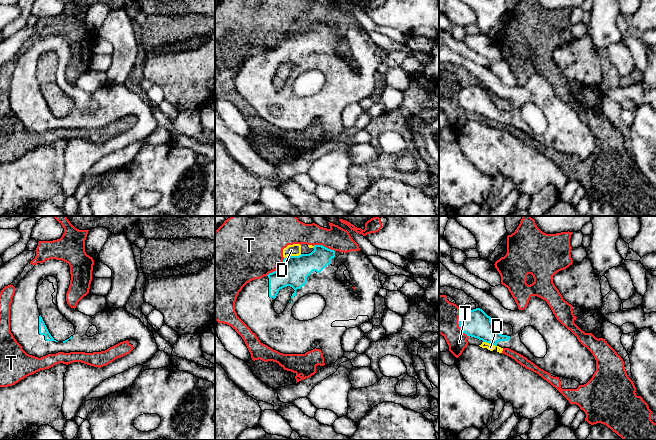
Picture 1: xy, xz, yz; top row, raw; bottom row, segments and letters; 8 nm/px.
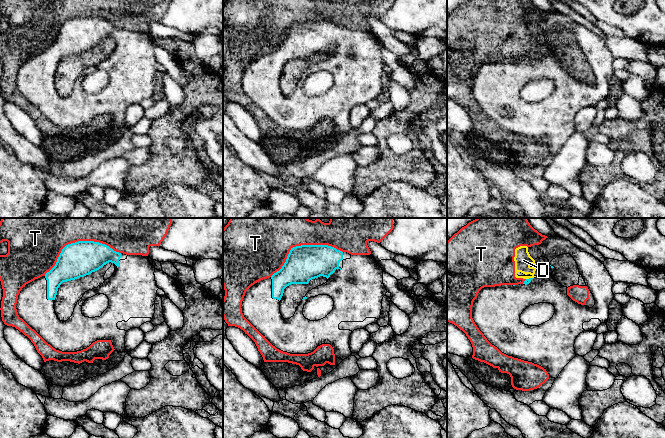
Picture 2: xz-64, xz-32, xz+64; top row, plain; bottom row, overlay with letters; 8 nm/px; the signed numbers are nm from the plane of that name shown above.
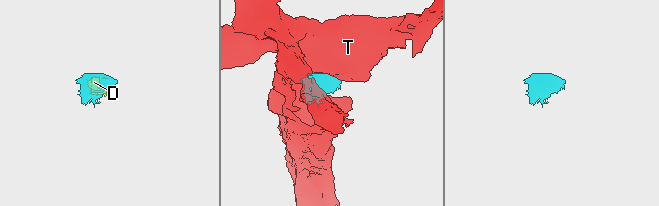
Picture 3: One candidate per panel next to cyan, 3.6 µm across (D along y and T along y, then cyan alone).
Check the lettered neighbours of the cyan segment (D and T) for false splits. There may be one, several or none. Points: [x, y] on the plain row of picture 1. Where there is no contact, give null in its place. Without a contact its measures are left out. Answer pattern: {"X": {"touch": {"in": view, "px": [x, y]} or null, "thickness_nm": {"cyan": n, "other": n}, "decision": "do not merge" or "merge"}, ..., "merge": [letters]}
{"D": {"touch": {"in": "xz", "px": [292, 32]}, "thickness_nm": {"cyan": 240, "other": 100}, "decision": "do not merge"}, "T": {"touch": {"in": "yz", "px": [458, 99]}, "thickness_nm": {"cyan": 220, "other": 280}, "decision": "do not merge"}, "merge": []}

